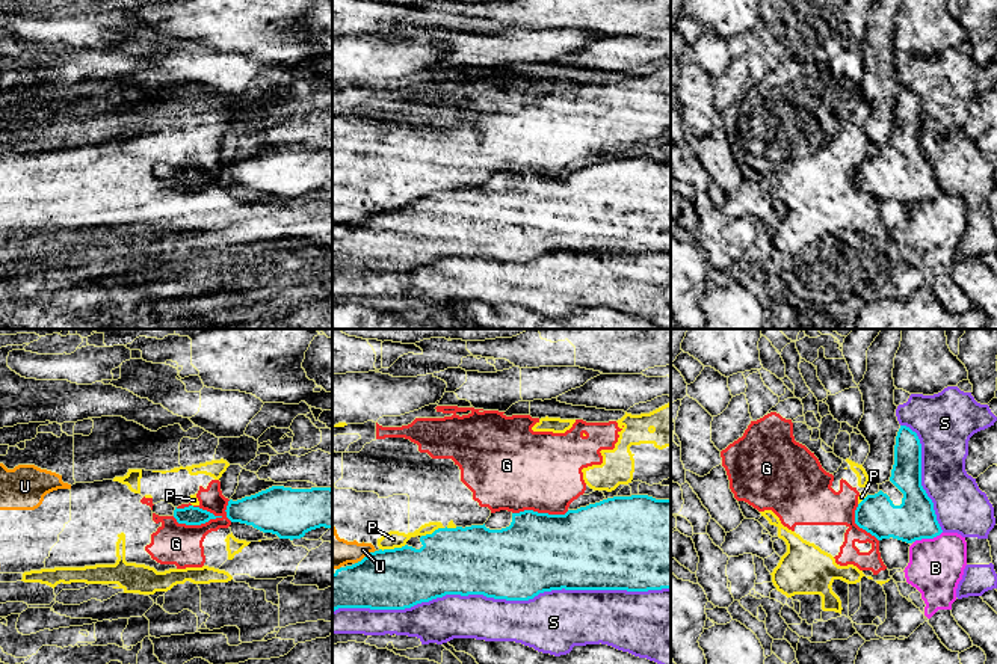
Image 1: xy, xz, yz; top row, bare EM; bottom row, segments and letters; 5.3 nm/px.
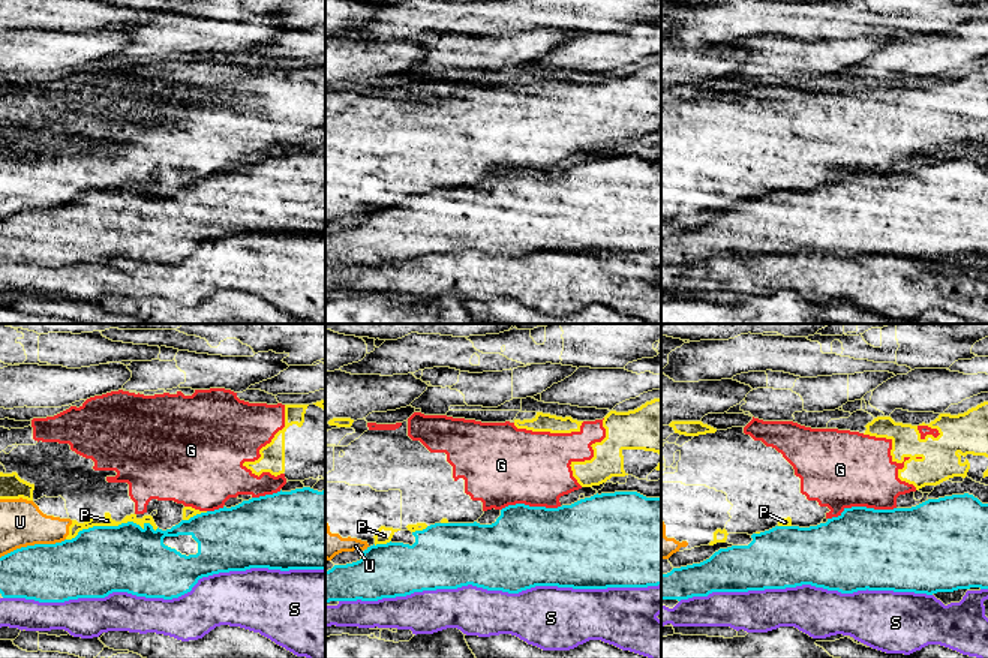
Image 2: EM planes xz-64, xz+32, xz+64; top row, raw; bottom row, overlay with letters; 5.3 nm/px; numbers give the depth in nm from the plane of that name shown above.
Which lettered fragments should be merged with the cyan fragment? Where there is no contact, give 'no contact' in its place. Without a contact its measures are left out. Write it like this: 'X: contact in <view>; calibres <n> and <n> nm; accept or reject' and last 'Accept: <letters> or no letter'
B: contact in yz; calibres 220 and 300 nm; reject
G: contact in xy; calibres 100 and 220 nm; reject
P: contact in xz; calibres 320 and 90 nm; reject
S: contact in xz; calibres 400 and 260 nm; reject
U: contact in xz; calibres 320 and 170 nm; reject
Accept: no letter

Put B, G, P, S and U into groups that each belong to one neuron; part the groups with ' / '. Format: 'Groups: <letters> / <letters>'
Groups: B / G P U / S

